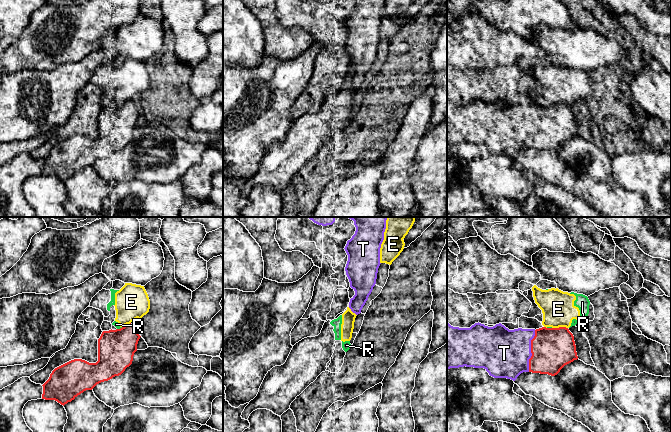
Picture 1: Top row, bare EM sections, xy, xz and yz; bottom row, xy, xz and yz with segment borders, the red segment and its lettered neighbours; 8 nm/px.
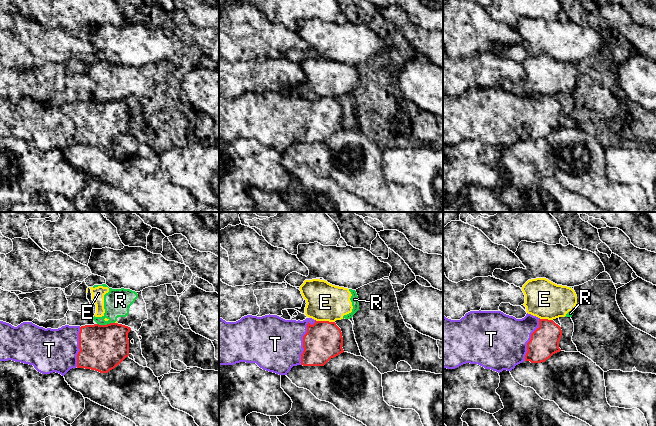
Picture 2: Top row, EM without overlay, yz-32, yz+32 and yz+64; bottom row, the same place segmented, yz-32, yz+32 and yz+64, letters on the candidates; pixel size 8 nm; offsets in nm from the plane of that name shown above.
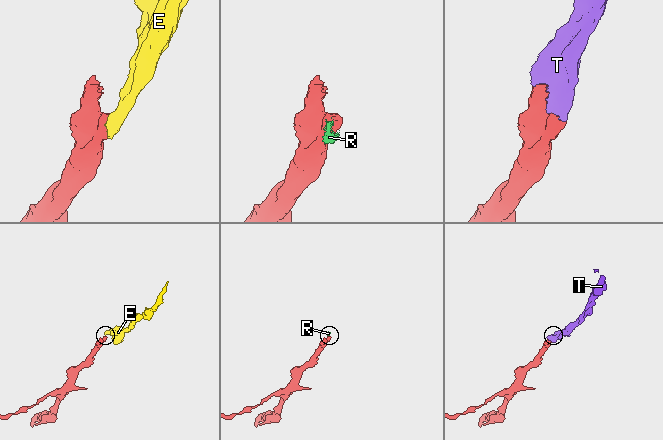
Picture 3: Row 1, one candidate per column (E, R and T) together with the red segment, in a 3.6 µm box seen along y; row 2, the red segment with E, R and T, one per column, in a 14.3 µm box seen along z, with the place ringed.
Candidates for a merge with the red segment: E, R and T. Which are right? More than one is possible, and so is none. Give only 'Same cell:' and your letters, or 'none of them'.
Same cell: T

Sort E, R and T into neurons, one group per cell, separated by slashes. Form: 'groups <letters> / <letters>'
groups E R / T

